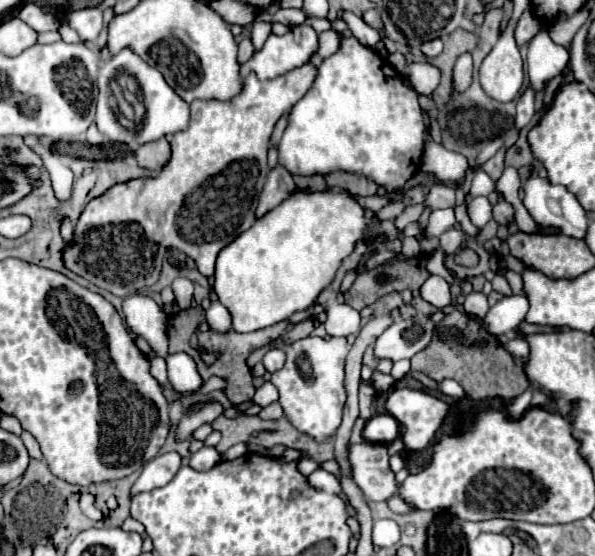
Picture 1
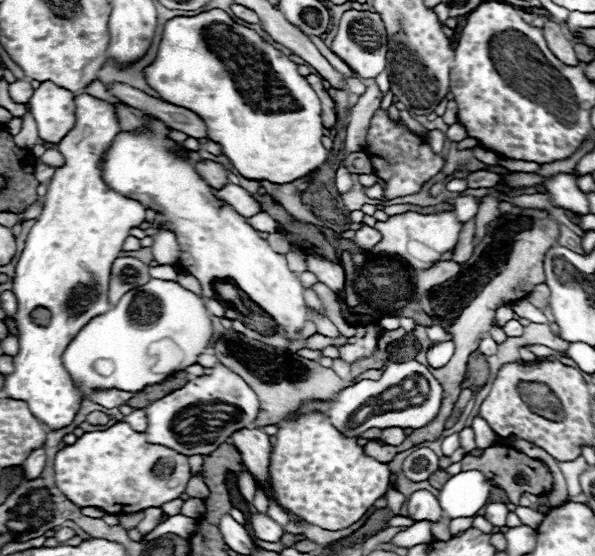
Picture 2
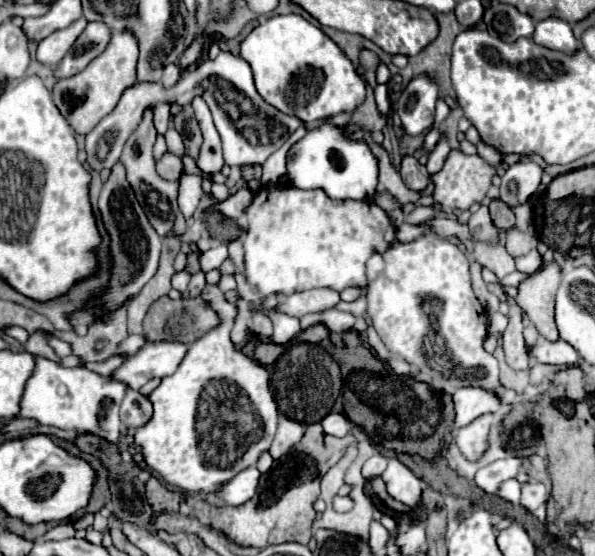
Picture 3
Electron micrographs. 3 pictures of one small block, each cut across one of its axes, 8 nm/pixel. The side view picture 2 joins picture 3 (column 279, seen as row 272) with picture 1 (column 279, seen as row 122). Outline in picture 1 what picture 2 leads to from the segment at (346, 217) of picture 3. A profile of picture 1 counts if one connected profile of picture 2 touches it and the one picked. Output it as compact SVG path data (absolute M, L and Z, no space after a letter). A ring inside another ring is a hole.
M348 36L348 38L342 38L340 40L340 48L330 56L330 58L324 58L318 66L318 78L314 80L312 88L306 92L304 98L298 100L298 106L294 106L288 114L288 126L284 130L284 136L278 144L278 162L284 164L284 168L288 168L288 172L292 172L294 176L316 176L316 174L322 174L322 176L328 176L330 172L352 172L352 174L358 174L358 176L364 176L372 182L376 182L376 186L382 186L386 188L386 192L400 192L404 190L406 182L418 172L420 168L420 160L422 160L422 150L424 150L424 120L422 120L422 108L418 104L418 96L414 90L406 88L402 76L396 72L396 68L384 60L382 56L378 56L374 50L362 46L354 36Z

